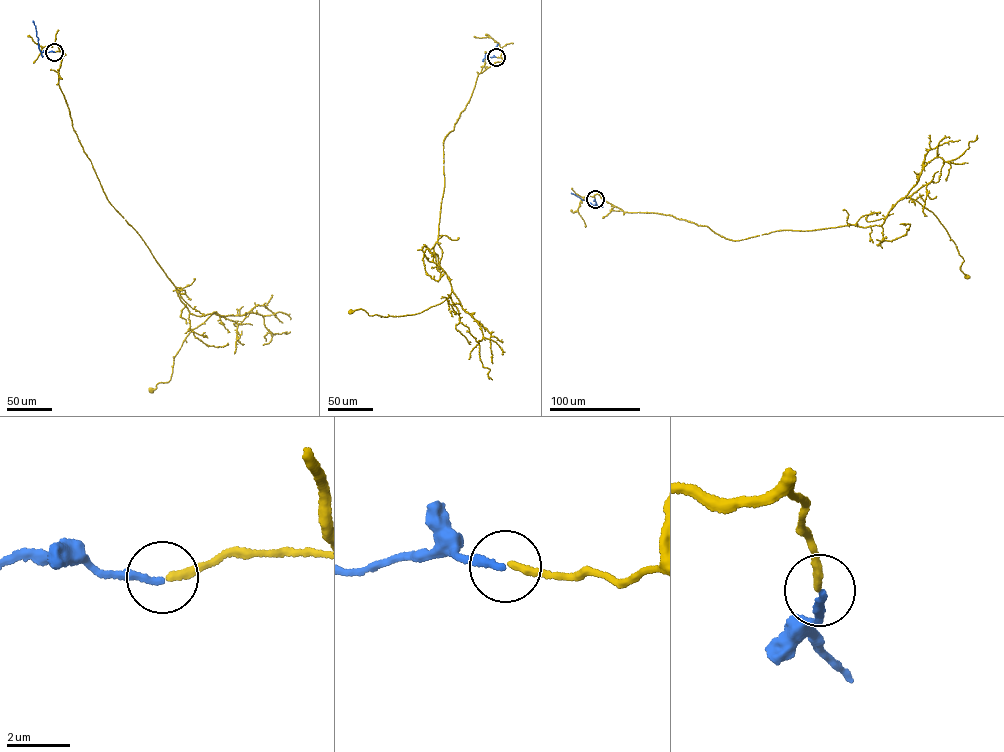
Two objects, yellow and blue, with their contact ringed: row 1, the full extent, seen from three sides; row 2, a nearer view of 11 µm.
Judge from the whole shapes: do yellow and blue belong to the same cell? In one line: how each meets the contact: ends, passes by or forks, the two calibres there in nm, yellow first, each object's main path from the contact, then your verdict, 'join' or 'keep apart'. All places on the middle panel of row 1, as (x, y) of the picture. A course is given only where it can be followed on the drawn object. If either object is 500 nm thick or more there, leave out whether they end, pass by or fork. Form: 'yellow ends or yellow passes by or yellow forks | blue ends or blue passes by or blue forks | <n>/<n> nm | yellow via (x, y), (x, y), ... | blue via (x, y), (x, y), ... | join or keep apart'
yellow ends | blue ends | 240/220 nm | yellow via (496, 57), (502, 61), (478, 74), (443, 141), (432, 261), (451, 292), (414, 314), (351, 311) | blue via (496, 57), (485, 57), (498, 44) | join

